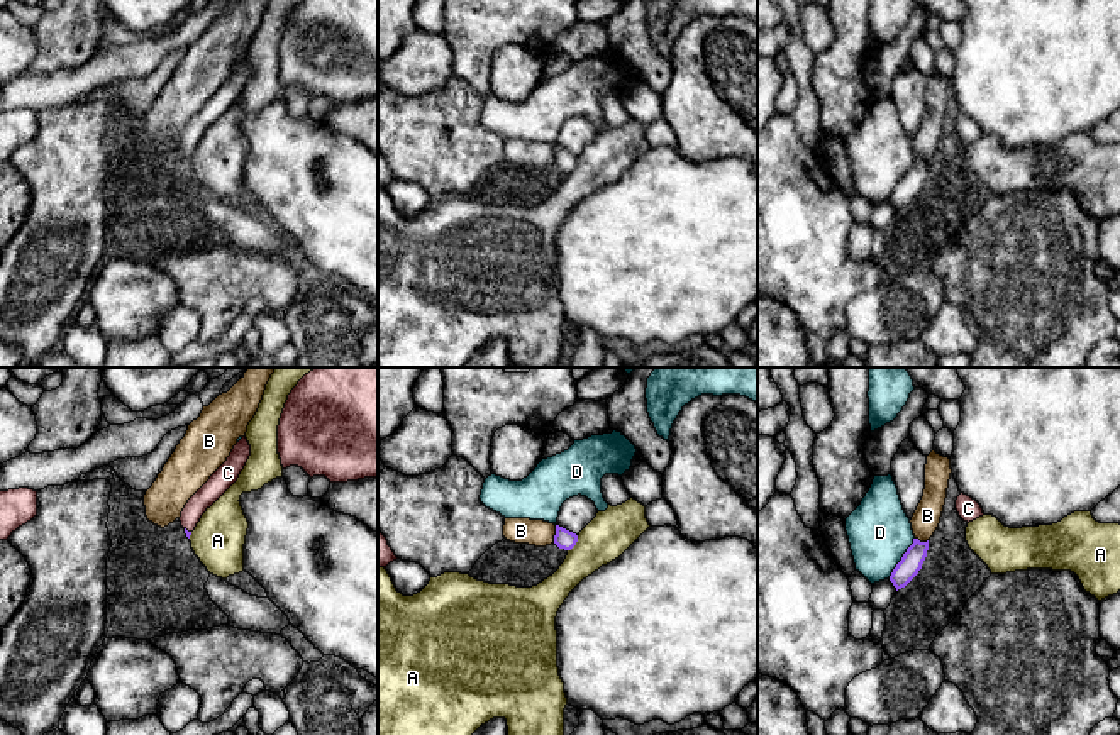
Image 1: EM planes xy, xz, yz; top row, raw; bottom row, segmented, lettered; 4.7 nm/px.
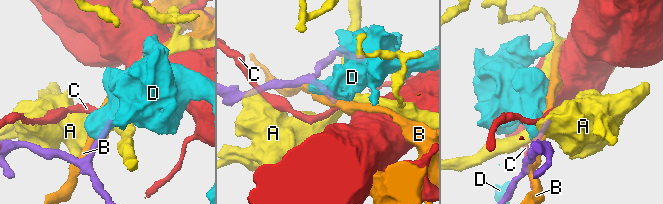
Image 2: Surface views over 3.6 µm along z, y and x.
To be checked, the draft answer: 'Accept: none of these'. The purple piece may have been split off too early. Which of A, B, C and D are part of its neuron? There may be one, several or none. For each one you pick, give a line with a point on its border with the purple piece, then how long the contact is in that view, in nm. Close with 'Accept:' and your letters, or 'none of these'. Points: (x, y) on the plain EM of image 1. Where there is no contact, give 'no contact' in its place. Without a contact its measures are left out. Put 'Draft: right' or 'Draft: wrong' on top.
Draft: wrong
C: meets purple in xy at (187, 151); contact 40 nm long
Accept: C

